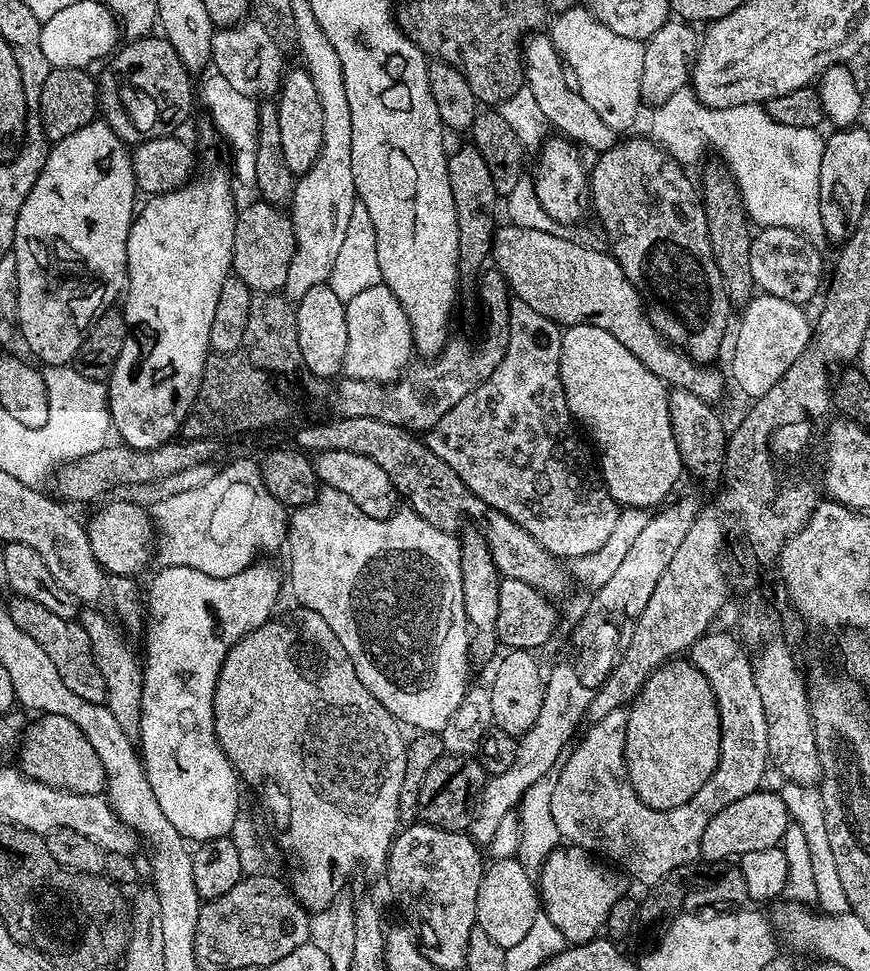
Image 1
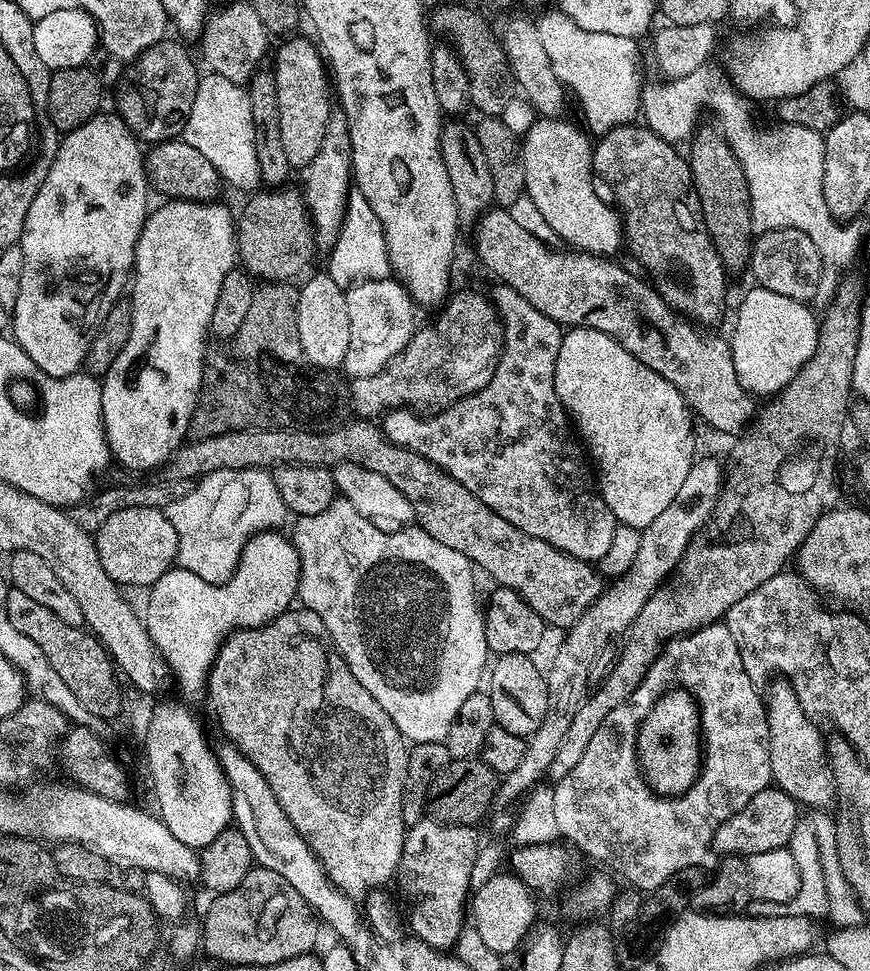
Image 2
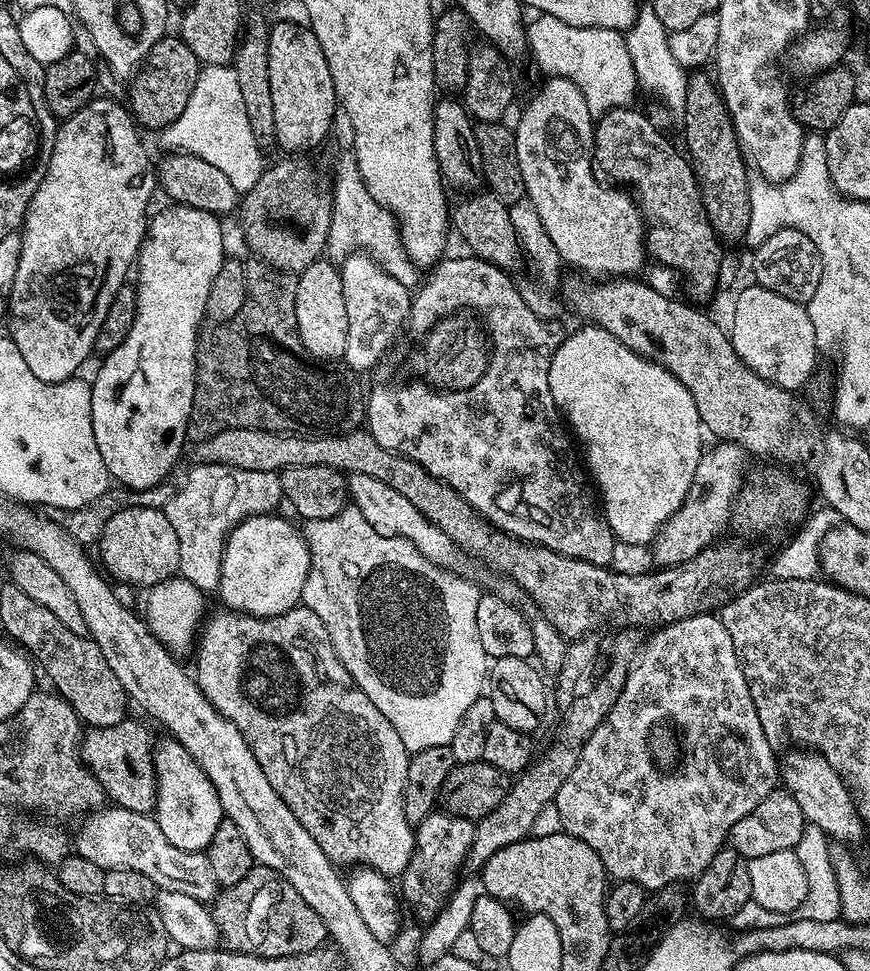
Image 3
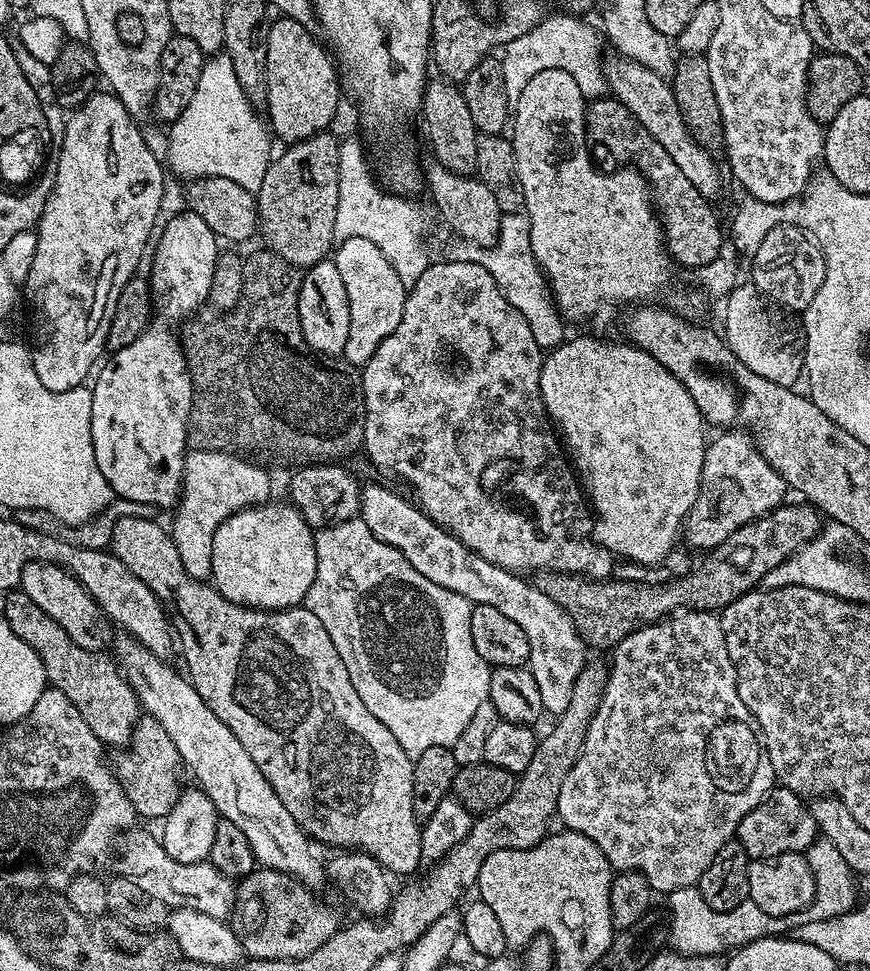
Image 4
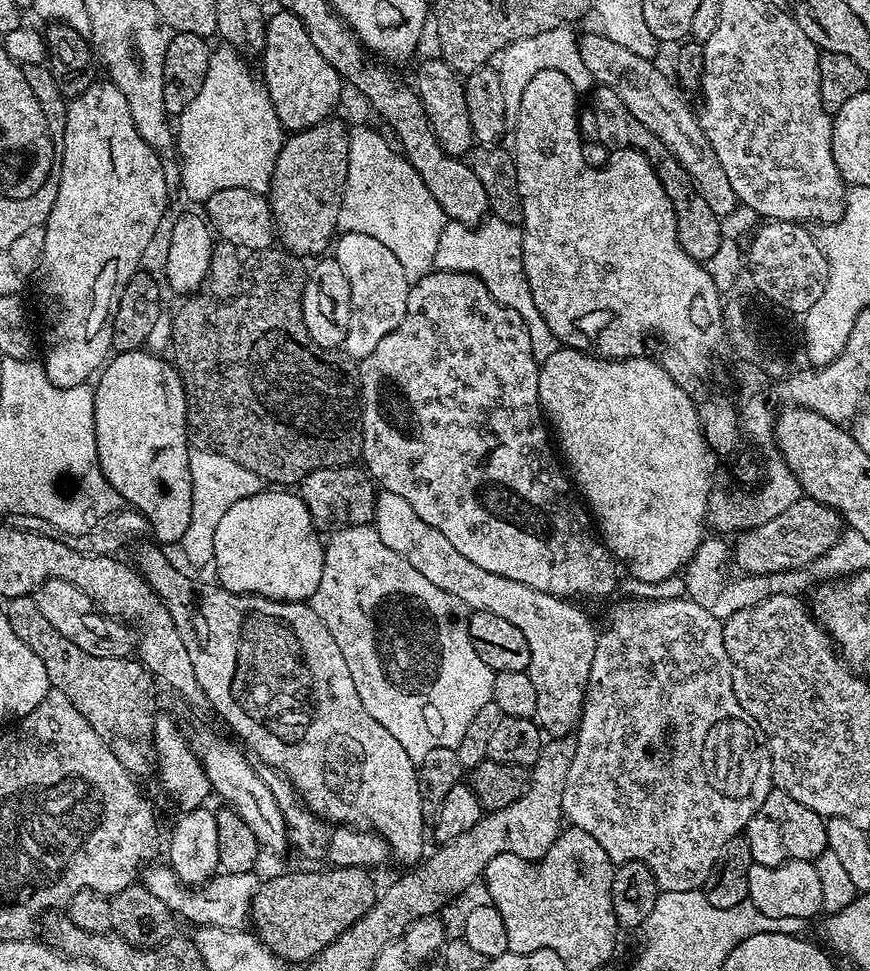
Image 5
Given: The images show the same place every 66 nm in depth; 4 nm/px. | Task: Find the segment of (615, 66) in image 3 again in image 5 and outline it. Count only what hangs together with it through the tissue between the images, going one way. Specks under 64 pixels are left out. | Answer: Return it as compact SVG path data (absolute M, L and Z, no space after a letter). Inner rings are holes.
M565 26L539 32L530 38L522 38L507 44L504 51L499 53L498 71L502 78L502 99L506 104L507 117L515 117L516 108L522 102L522 90L526 90L526 82L530 82L530 78L534 78L538 70L562 70L562 74L570 78L570 82L580 94L587 93L593 87L594 81L590 70L586 70L586 62L582 62L577 33L572 33L570 29L571 27Z

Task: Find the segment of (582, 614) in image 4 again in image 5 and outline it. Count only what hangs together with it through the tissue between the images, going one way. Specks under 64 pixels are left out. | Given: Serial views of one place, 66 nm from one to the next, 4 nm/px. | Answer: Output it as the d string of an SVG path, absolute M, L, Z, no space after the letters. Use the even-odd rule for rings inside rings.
M801 498L789 506L778 518L762 522L762 526L747 529L735 537L734 564L740 567L741 573L750 576L774 574L795 568L807 568L813 564L834 542L838 542L846 525L830 506L817 500Z

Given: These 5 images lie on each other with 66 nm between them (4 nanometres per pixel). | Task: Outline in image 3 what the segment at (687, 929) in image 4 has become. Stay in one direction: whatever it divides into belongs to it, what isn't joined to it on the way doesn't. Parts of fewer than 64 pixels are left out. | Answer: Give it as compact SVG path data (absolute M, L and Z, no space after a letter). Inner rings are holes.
M805 823L802 837L796 843L794 851L798 854L798 860L806 875L807 892L805 901L796 910L786 914L778 914L777 911L764 910L758 902L752 899L742 906L738 913L730 917L735 931L748 931L750 929L766 929L769 926L785 925L789 922L800 922L803 919L813 919L818 922L834 921L841 917L840 890L836 874L834 874L832 844L824 830L810 823Z

